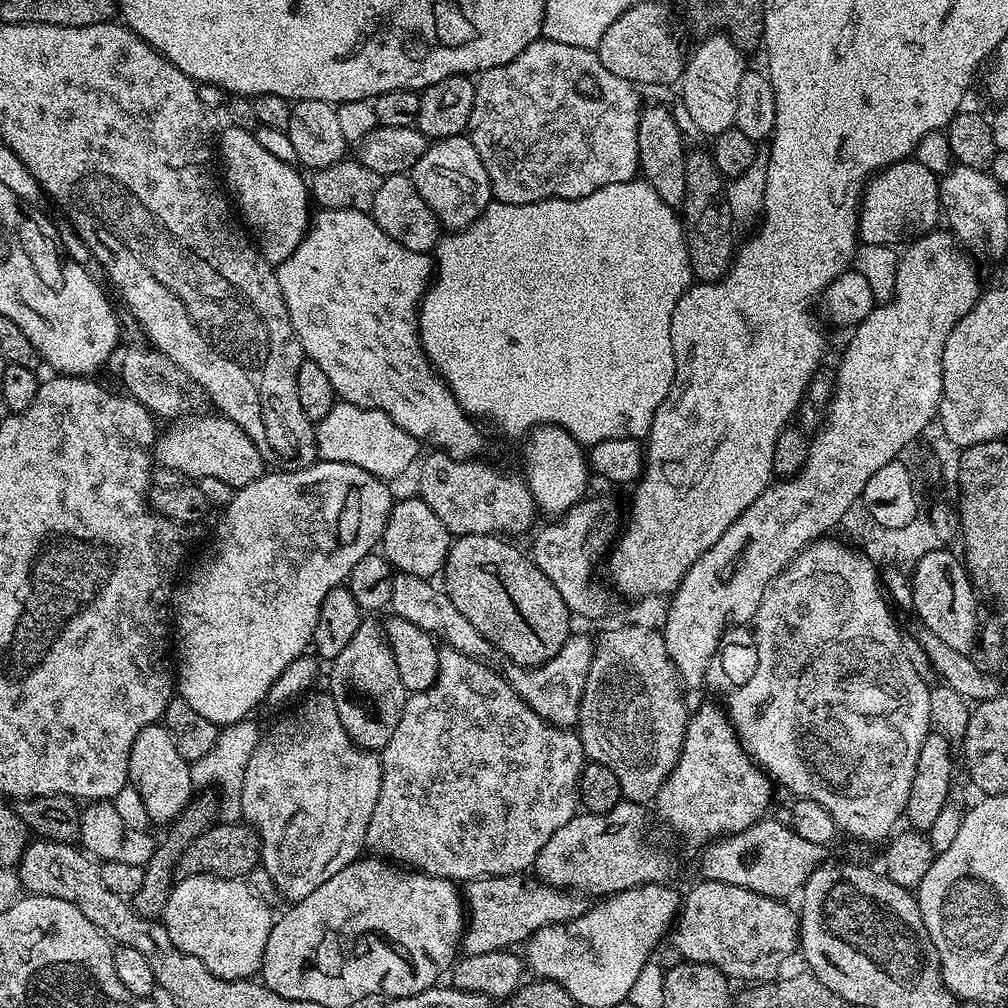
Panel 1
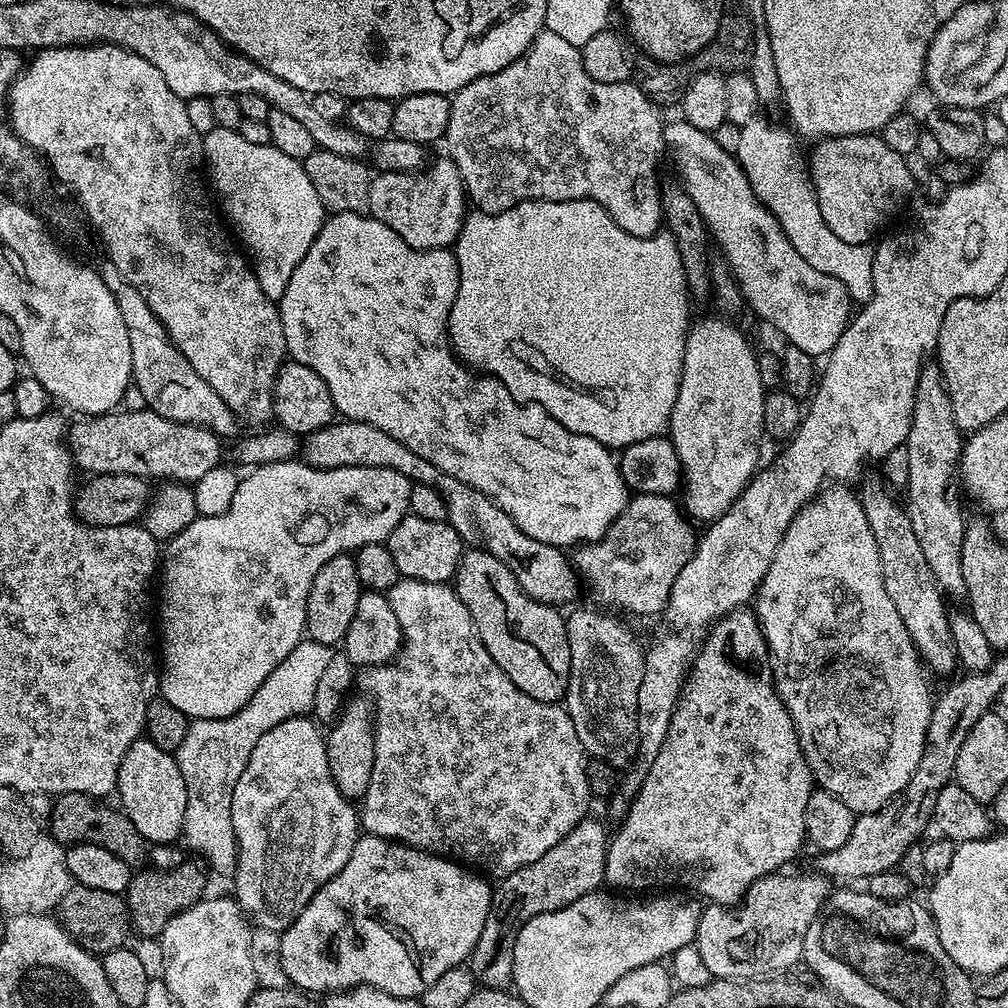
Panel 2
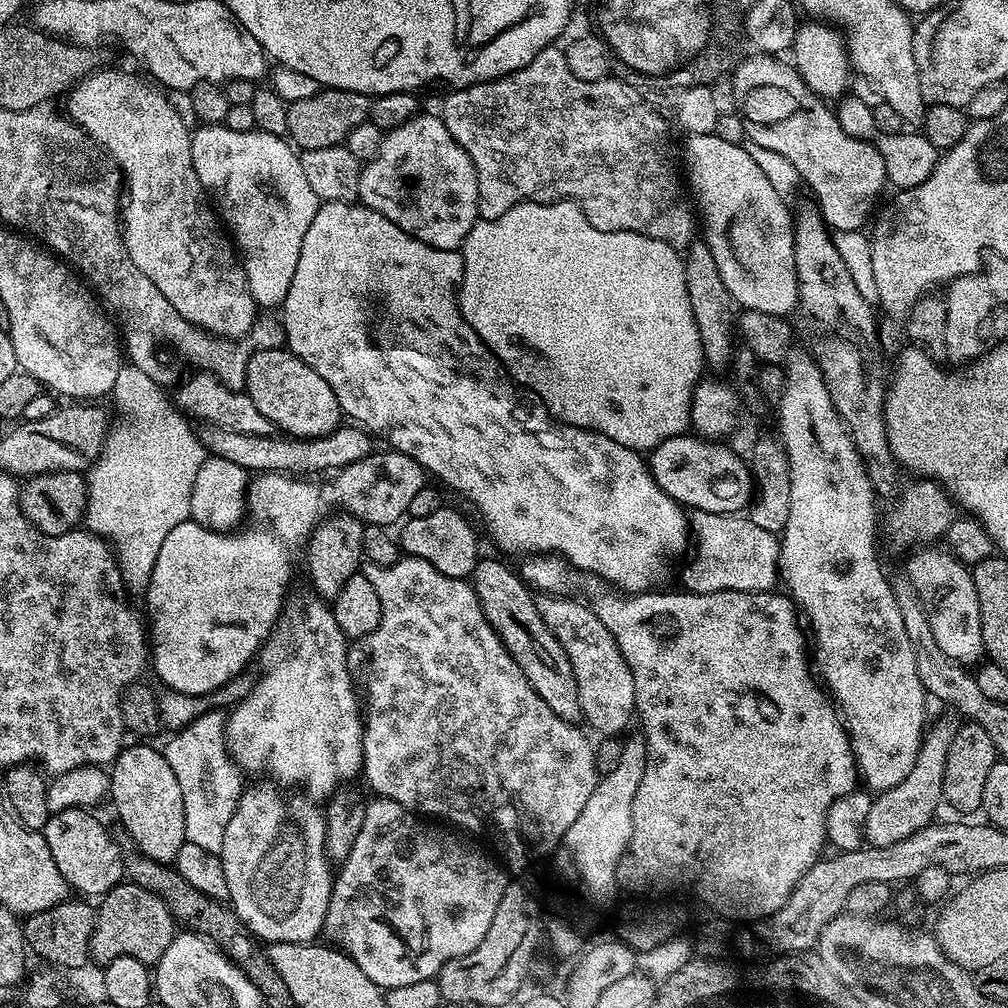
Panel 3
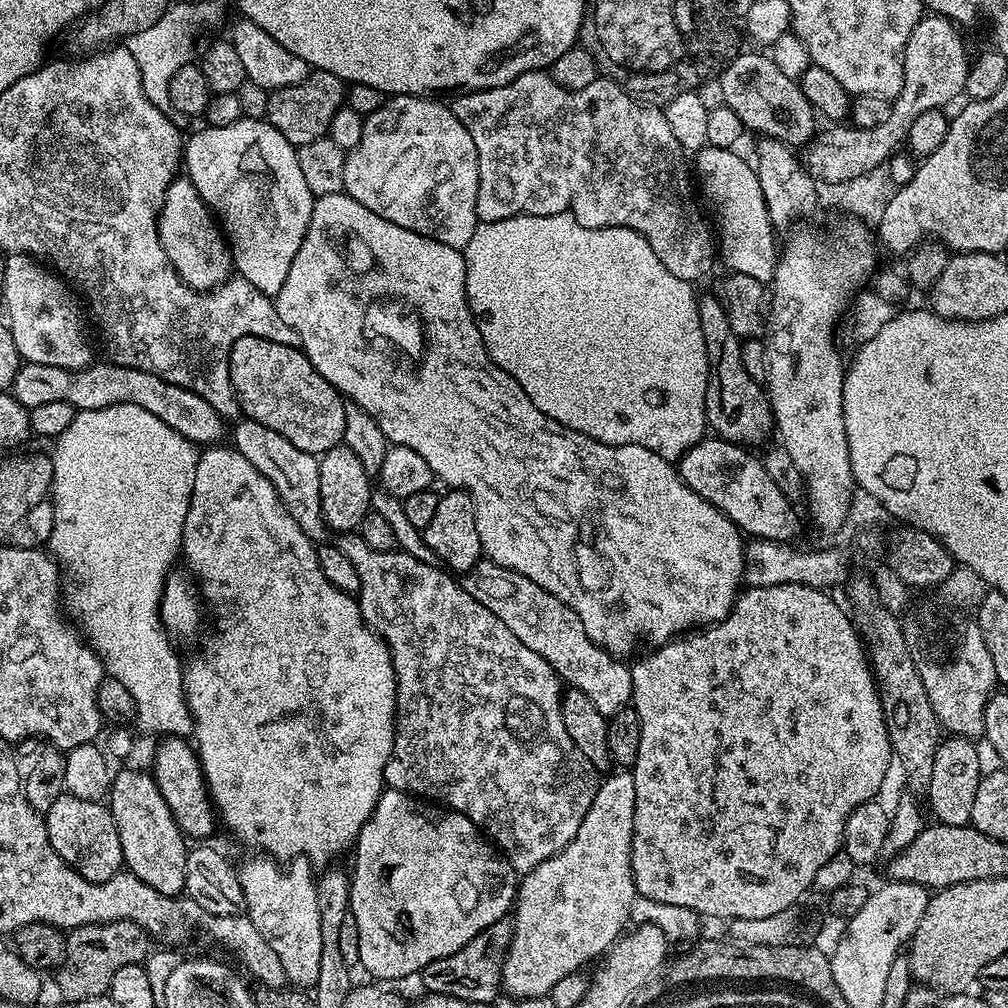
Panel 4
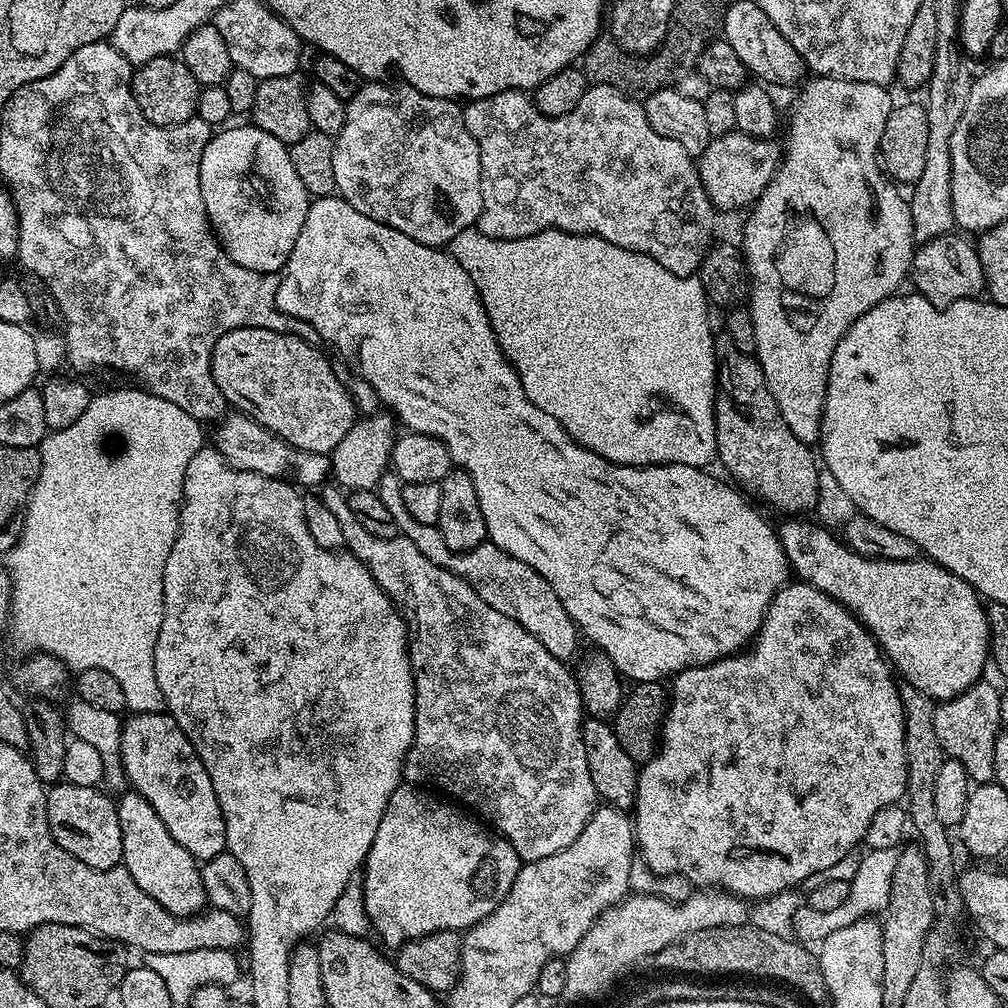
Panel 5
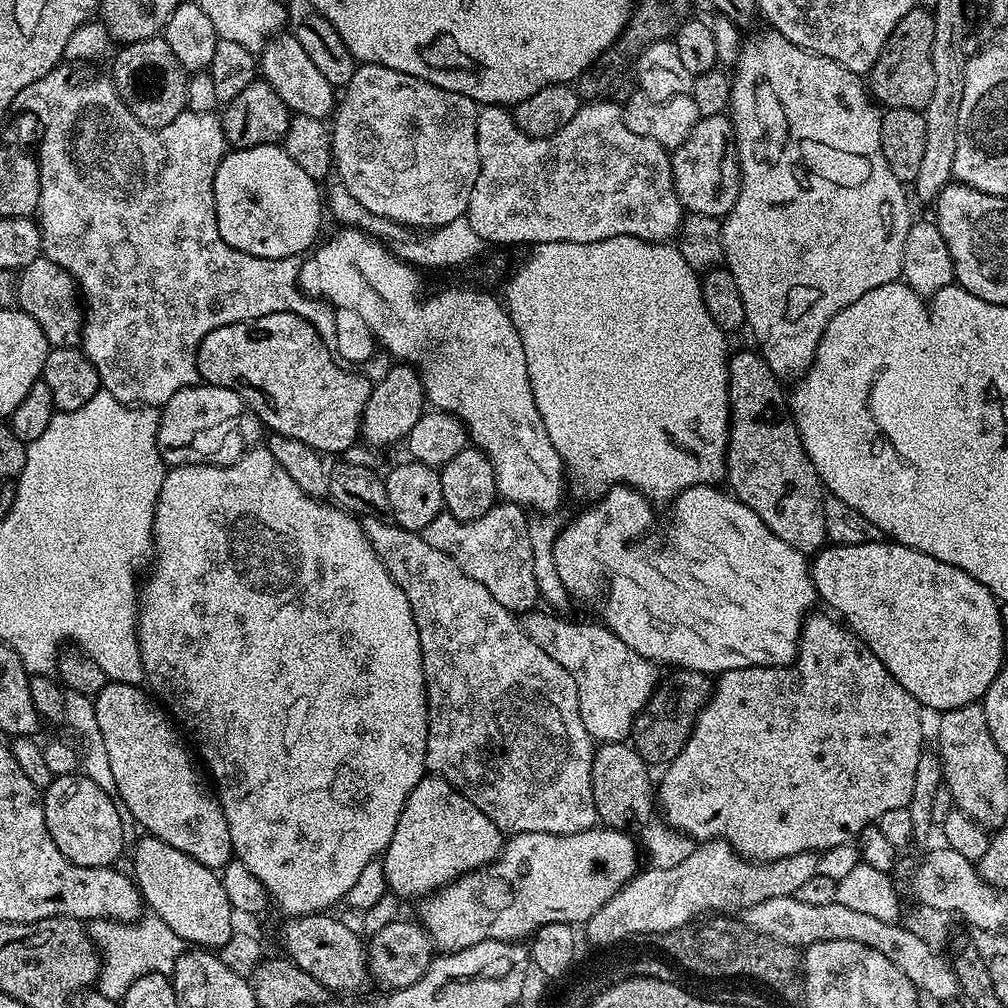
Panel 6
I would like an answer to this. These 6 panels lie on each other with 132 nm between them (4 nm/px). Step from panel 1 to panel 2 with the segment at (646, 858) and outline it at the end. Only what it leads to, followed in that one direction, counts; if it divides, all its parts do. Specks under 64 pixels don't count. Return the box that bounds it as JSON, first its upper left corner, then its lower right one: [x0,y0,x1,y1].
[470,819,610,990]

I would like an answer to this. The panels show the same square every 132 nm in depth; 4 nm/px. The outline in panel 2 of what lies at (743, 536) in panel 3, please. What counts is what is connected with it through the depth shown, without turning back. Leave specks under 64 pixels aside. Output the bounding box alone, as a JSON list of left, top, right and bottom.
[574,493,698,616]

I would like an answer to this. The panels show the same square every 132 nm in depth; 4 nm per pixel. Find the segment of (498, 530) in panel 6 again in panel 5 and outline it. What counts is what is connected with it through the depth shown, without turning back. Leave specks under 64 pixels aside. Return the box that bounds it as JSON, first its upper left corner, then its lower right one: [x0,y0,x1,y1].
[396,511,578,662]

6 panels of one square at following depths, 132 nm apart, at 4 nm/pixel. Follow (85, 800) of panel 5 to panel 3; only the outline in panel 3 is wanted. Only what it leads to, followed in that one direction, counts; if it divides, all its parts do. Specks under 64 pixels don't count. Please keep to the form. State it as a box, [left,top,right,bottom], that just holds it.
[42,808,125,898]

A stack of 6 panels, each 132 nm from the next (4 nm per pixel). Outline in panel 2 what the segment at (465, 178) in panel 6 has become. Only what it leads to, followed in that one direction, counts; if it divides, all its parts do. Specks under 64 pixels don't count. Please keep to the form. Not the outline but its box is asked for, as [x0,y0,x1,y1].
[368,158,464,250]

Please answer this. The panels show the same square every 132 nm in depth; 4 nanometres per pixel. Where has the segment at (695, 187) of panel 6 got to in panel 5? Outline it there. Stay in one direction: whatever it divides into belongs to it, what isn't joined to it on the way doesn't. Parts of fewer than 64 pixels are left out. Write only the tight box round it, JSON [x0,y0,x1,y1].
[698,132,782,213]

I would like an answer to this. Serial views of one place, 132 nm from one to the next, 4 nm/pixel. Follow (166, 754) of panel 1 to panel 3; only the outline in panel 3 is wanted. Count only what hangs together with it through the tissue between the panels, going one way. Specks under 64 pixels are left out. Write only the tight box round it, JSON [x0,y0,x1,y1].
[110,742,186,864]

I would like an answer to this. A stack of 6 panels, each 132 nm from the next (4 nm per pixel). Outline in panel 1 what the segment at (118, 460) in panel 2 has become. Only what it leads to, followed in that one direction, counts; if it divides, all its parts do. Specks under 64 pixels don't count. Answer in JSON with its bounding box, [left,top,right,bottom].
[154,414,266,488]

